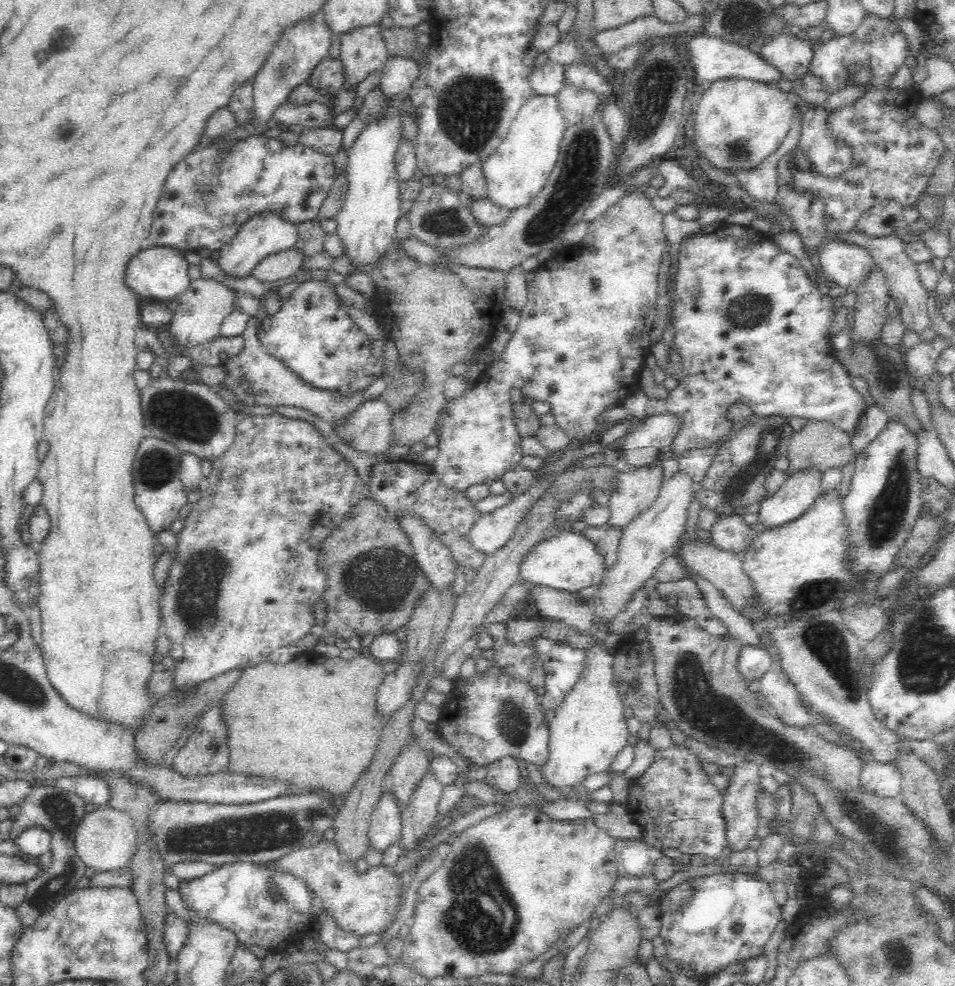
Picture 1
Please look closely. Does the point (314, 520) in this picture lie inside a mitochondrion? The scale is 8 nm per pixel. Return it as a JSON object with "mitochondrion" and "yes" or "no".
{"mitochondrion":"yes"}

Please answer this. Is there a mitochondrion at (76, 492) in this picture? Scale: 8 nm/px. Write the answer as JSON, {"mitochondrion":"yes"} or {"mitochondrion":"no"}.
{"mitochondrion":"no"}

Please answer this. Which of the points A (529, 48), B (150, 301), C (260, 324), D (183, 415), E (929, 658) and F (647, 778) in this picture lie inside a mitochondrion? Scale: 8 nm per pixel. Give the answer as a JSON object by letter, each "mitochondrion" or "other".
{"A":"other","B":"other","C":"other","D":"mitochondrion","E":"mitochondrion","F":"other"}

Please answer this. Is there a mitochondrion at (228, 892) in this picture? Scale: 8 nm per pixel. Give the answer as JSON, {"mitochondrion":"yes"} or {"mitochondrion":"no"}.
{"mitochondrion":"no"}

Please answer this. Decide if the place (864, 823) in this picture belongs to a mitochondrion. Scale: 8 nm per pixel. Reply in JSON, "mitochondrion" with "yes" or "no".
{"mitochondrion":"yes"}

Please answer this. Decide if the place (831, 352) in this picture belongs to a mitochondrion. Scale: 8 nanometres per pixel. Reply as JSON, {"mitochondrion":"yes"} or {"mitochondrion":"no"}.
{"mitochondrion":"no"}

